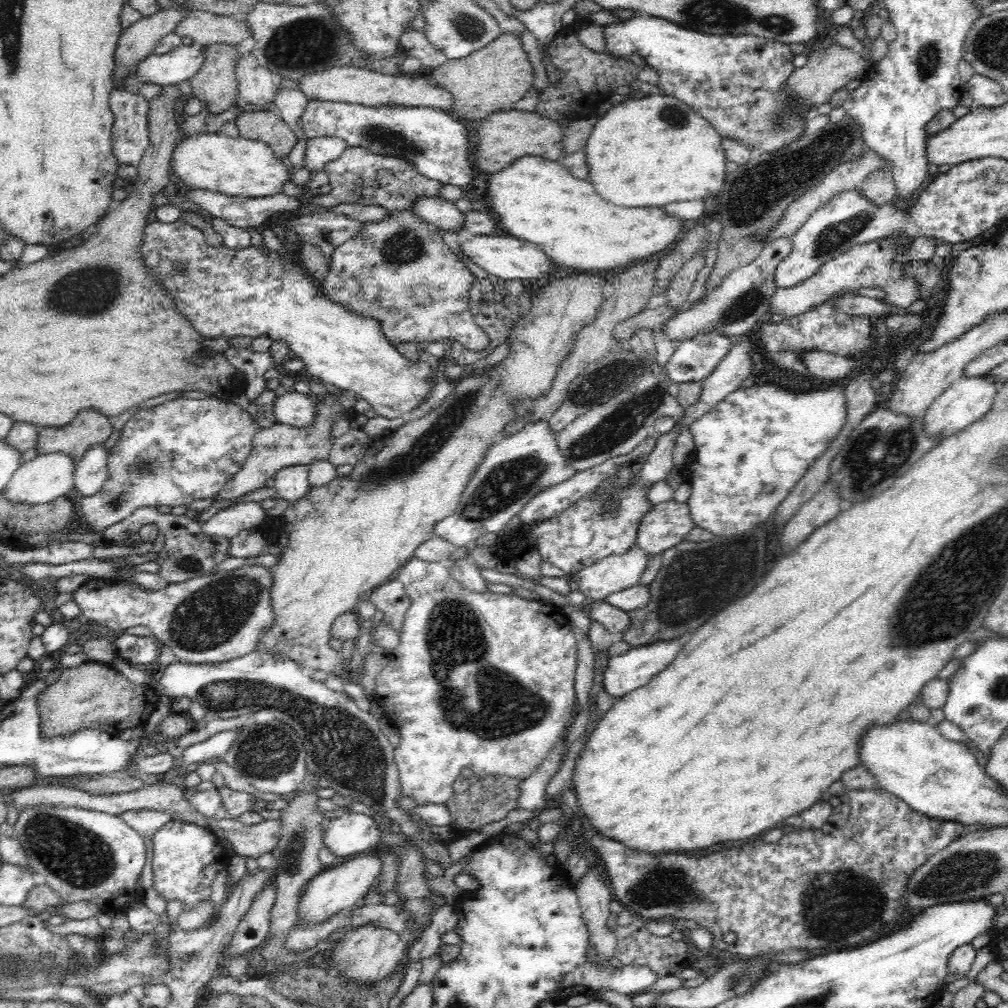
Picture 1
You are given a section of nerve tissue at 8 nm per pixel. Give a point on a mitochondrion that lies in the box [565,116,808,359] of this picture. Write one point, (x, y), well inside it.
(749, 303)

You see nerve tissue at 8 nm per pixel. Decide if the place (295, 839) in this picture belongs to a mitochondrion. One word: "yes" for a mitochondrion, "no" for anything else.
yes

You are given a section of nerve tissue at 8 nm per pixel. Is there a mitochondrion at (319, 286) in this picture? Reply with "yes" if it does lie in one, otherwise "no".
no

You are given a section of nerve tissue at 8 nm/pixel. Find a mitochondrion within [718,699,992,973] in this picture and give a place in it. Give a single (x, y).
(850, 903)

